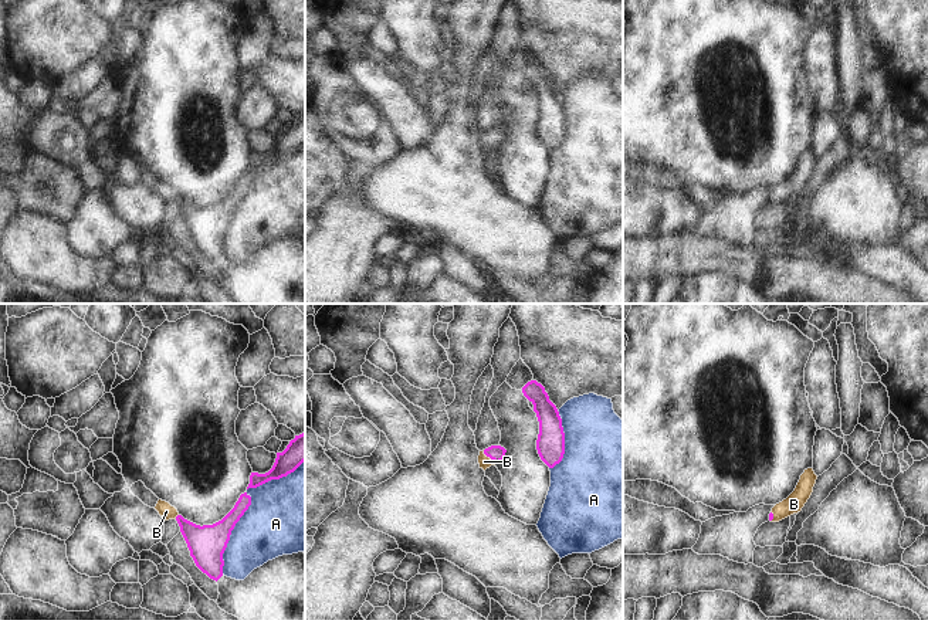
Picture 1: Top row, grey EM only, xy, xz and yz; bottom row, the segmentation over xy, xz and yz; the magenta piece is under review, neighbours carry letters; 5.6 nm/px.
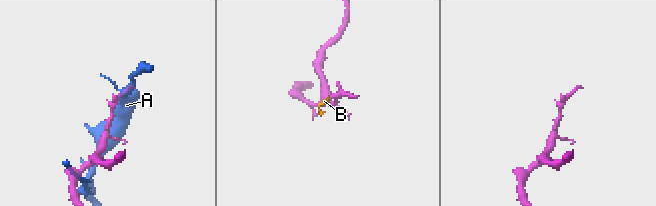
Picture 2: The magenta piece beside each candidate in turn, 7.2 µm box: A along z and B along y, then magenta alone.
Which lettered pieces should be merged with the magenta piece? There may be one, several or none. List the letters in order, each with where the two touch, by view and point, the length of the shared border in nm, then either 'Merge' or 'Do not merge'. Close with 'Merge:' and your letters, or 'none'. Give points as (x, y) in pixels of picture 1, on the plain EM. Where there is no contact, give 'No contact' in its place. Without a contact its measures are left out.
A: Touches magenta at xy (230, 216). Shared border 480 nm. Do not merge
B: Touches magenta at xz (488, 138). Shared border 110 nm. Merge
Merge: B

